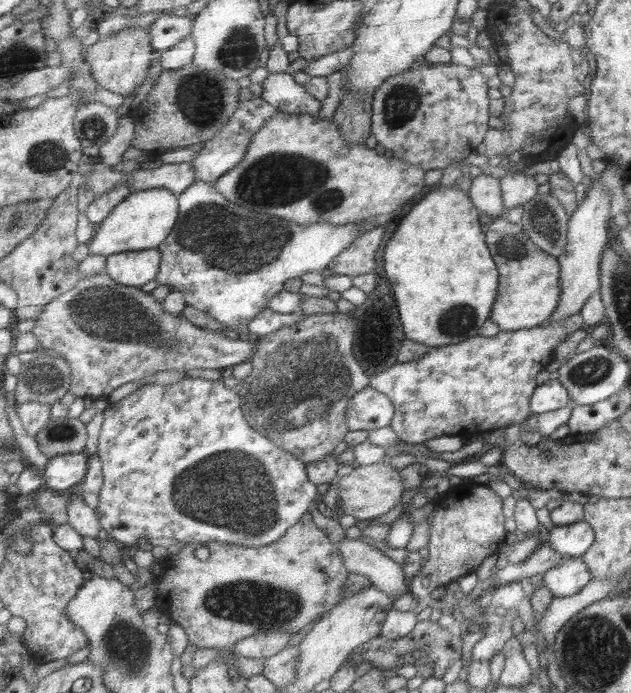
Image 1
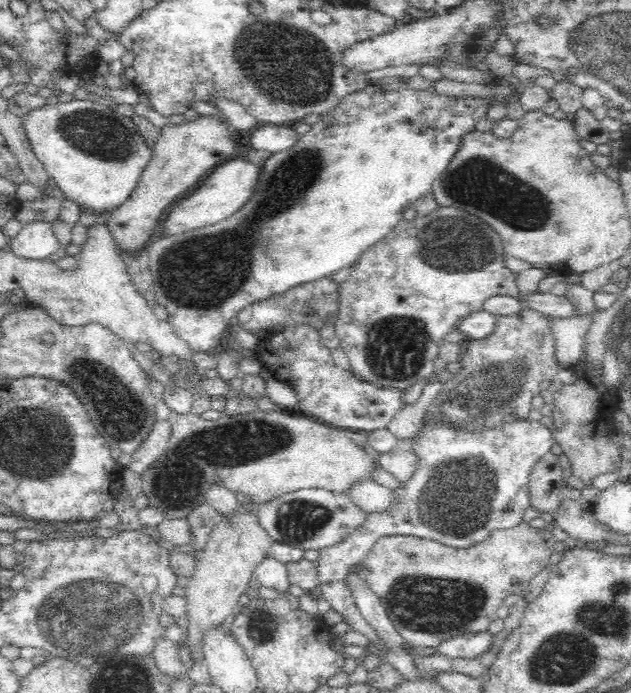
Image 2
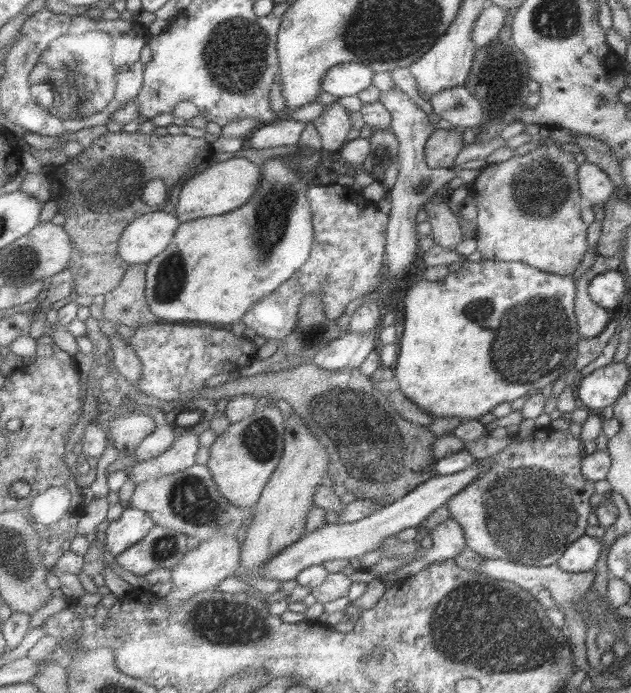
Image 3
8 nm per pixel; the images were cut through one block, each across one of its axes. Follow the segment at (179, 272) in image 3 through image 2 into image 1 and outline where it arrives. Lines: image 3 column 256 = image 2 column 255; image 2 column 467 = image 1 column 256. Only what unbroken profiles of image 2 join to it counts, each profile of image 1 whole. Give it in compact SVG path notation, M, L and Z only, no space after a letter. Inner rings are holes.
M263 96L253 97L250 100L243 101L238 112L226 127L216 136L205 144L203 150L197 153L193 160L194 167L197 170L197 181L205 181L217 184L228 172L234 171L249 155L254 138L266 127L266 124L278 116L283 110L270 104Z

